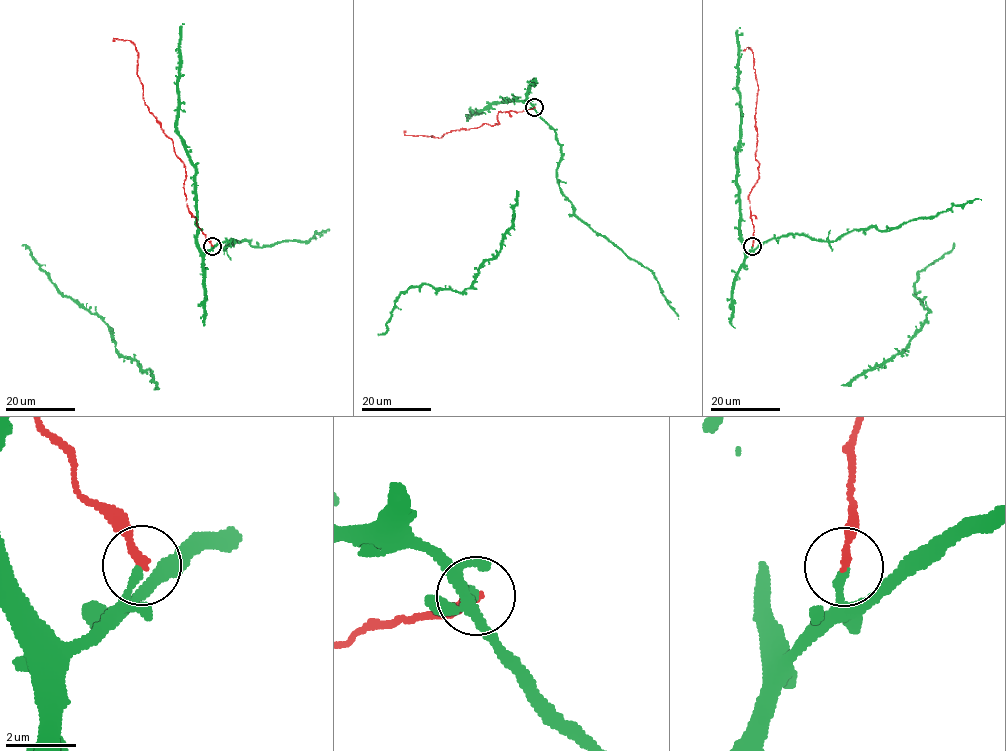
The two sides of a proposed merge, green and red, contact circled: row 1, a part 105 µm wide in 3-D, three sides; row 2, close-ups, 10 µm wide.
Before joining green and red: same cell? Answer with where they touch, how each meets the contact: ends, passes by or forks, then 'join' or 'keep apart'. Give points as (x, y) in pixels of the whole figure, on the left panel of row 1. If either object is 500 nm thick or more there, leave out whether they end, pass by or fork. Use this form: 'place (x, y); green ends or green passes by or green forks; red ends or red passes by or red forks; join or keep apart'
place (212, 246); green ends; red ends; keep apart

